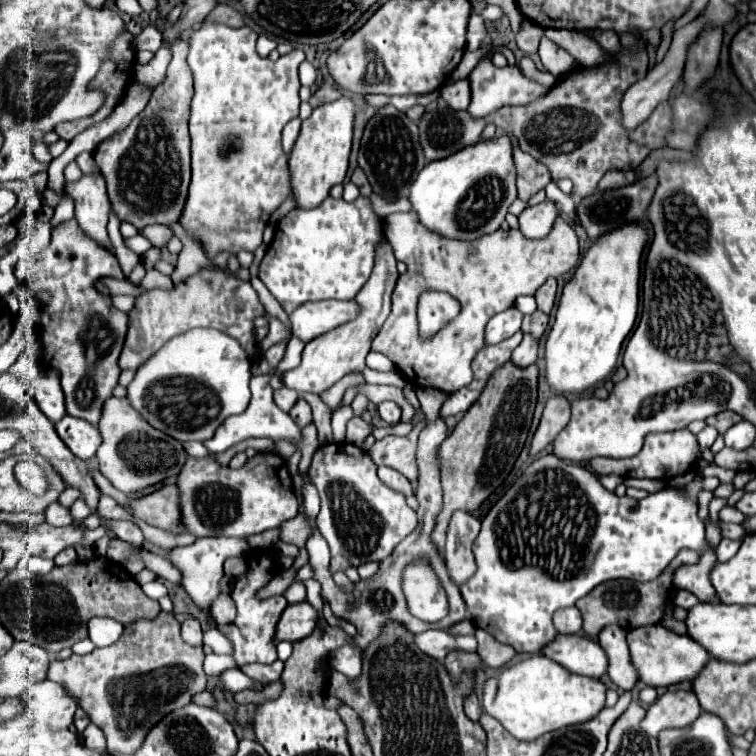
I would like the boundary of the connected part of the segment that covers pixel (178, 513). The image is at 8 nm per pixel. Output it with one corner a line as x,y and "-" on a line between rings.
164,486
150,496
130,500
130,510
132,510
134,518
138,518
150,526
162,528
170,534
186,532
182,526
182,508
178,502
176,486

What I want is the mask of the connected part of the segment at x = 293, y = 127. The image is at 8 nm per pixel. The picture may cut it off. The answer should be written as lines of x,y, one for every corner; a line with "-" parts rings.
294,118
282,130
282,148
284,148
284,154
290,154
298,134
300,134
300,118

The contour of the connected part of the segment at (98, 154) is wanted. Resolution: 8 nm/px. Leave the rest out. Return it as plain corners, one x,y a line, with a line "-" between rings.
174,40
170,44
172,60
162,84
152,92
152,100
148,106
130,122
124,132
114,134
98,144
94,152
94,160
106,180
108,198
114,214
120,222
130,222
138,230
150,224
176,224
186,206
186,194
190,186
190,136
188,136
188,116
190,116
190,100
192,100
192,72
186,64
188,44
184,40

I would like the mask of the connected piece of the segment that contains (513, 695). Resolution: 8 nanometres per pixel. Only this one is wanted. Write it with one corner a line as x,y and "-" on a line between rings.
542,654
518,656
512,662
500,670
500,678
492,676
486,680
482,706
514,738
536,740
550,730
586,722
604,708
606,686
600,680
572,674

